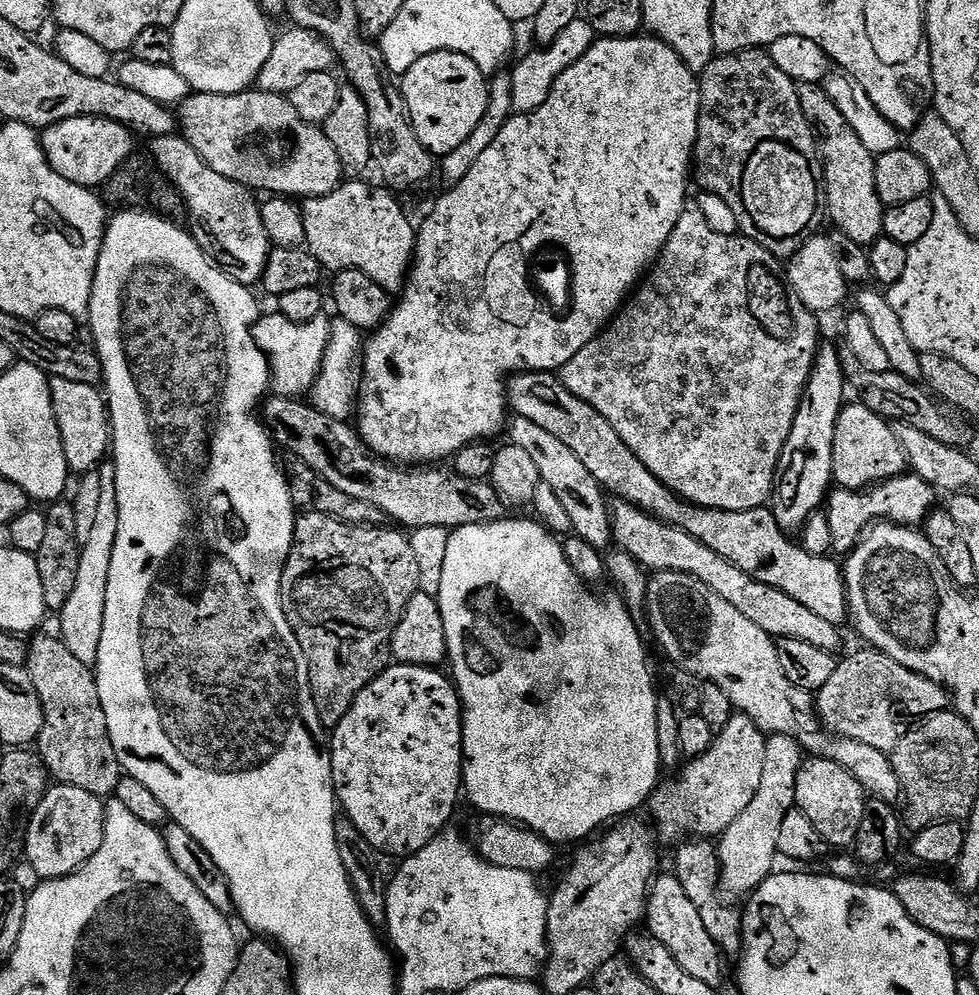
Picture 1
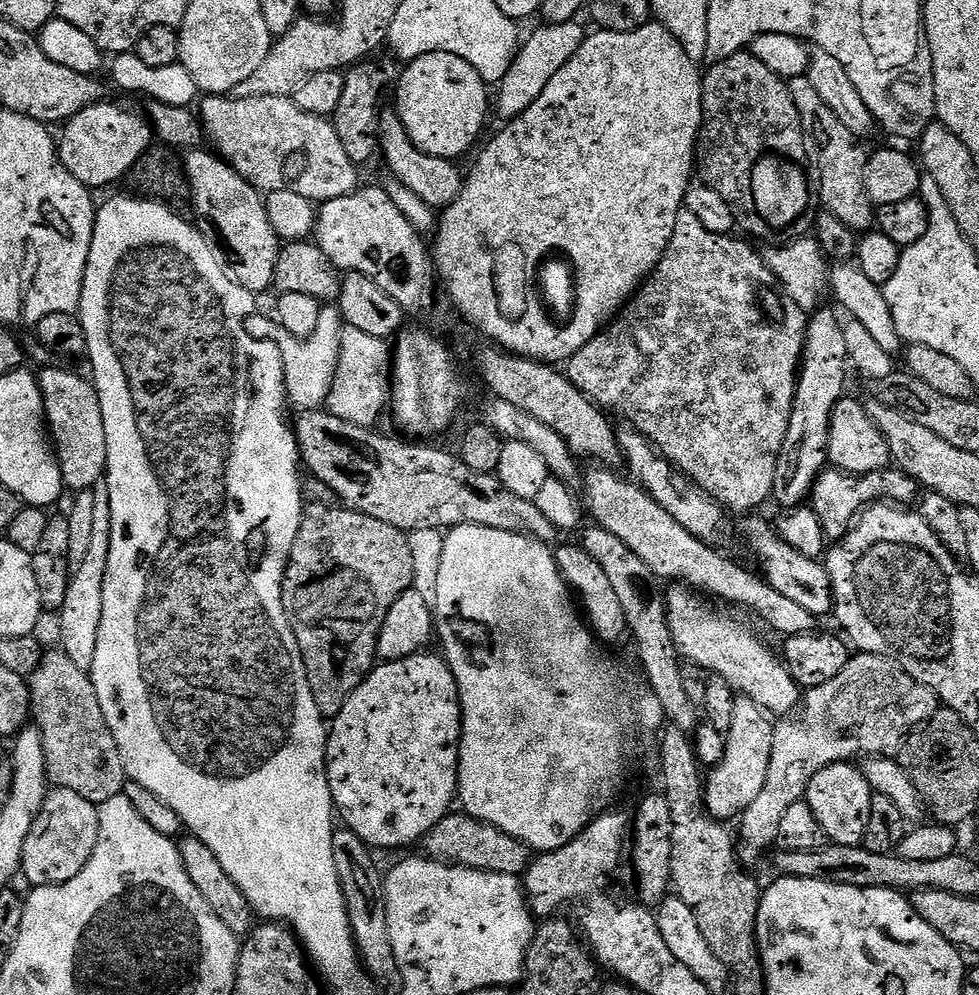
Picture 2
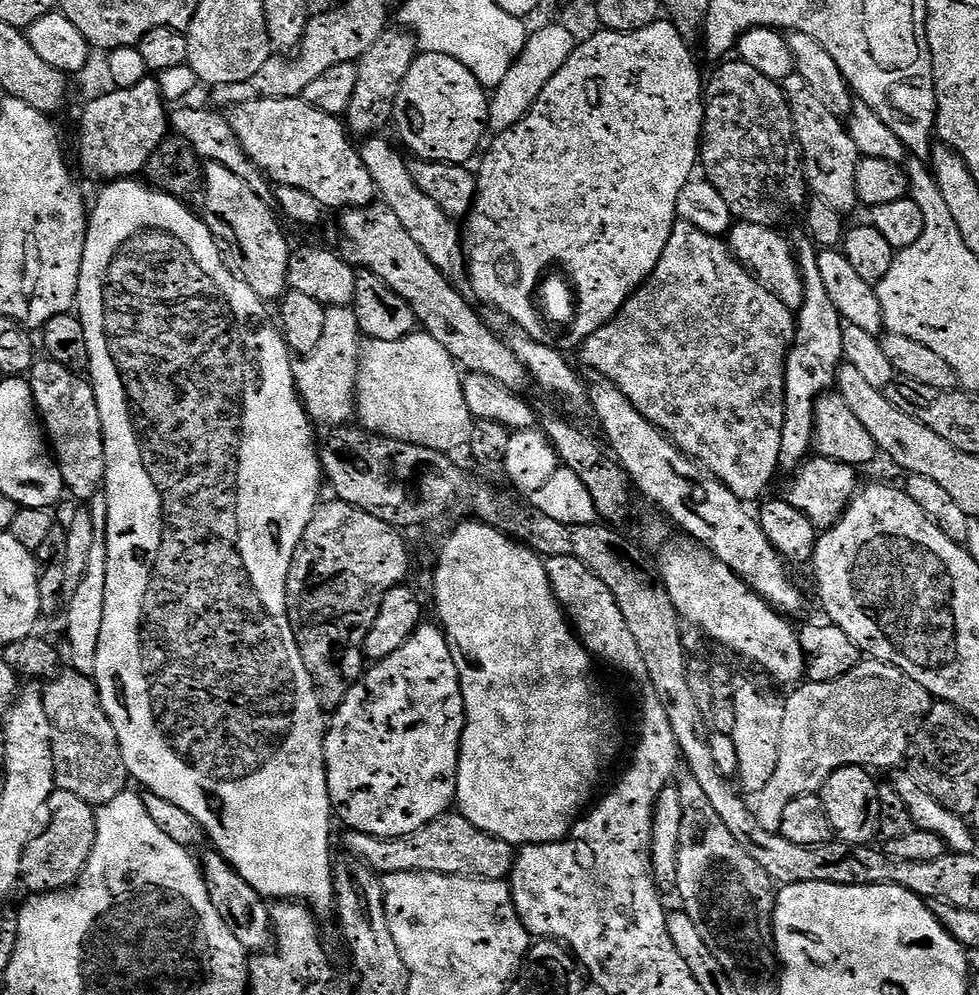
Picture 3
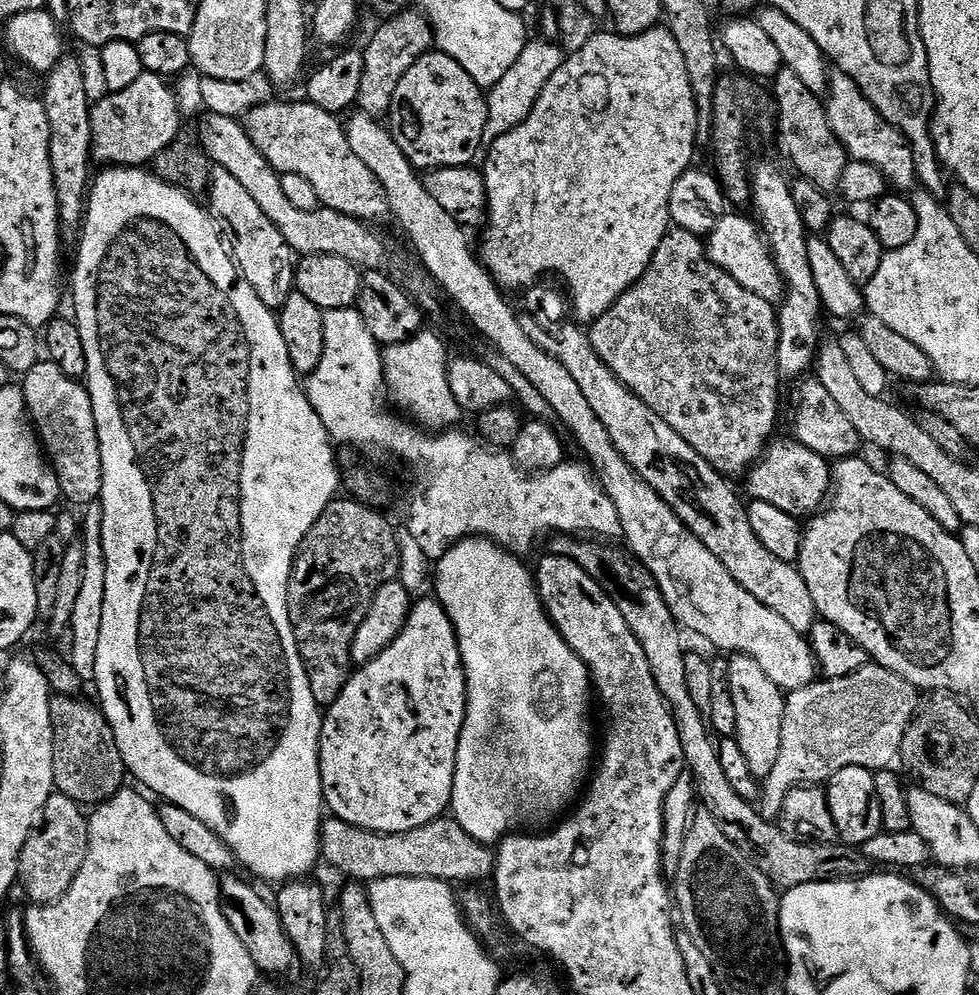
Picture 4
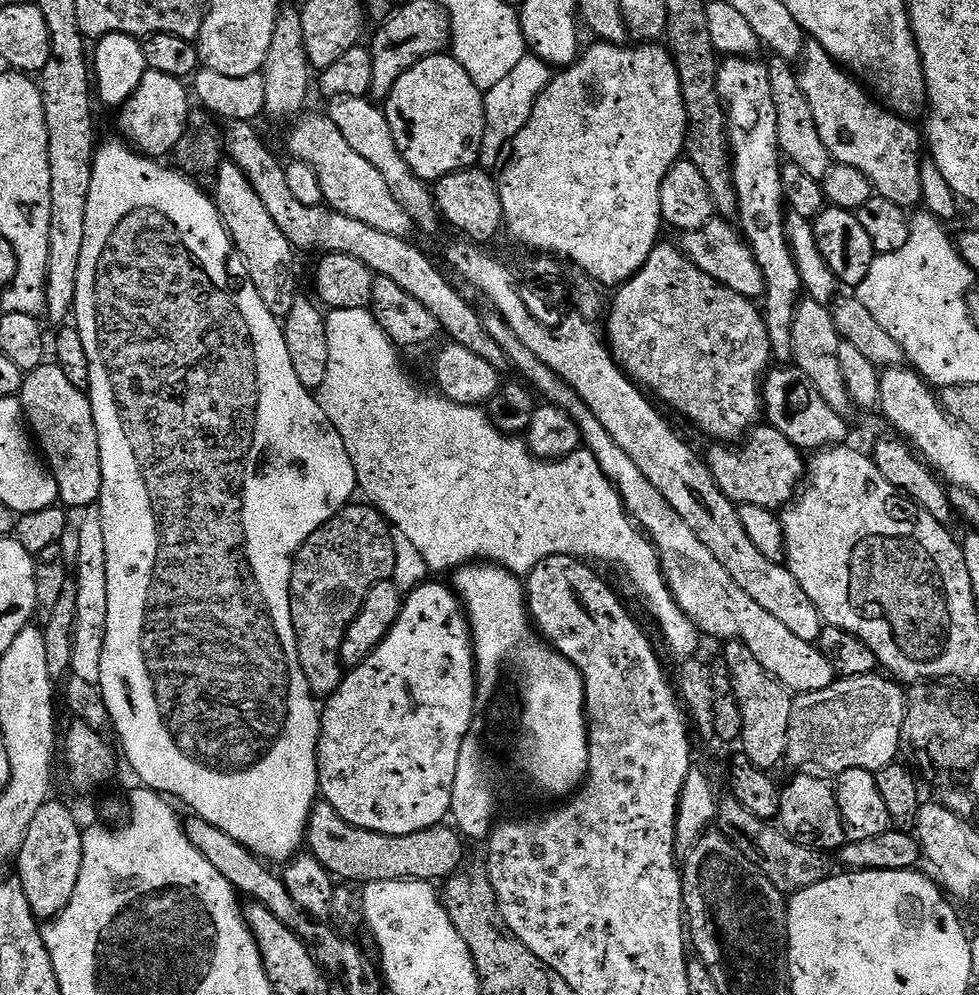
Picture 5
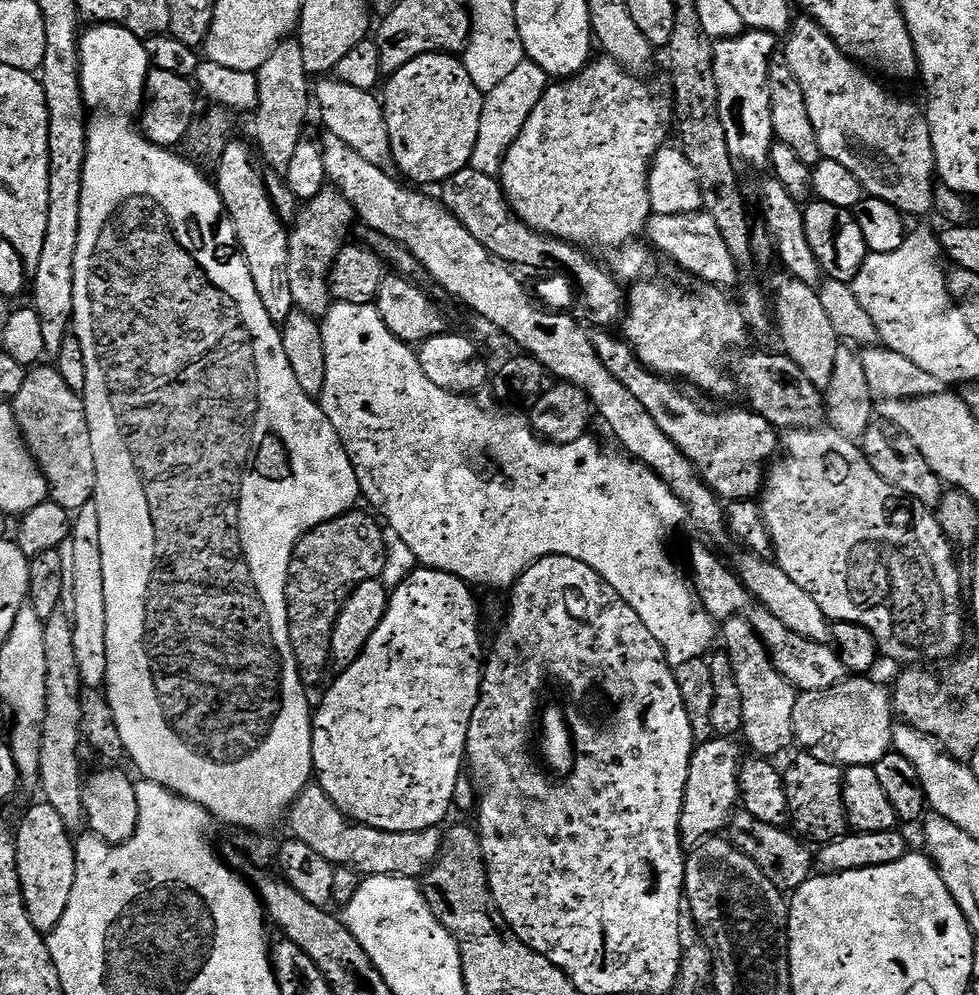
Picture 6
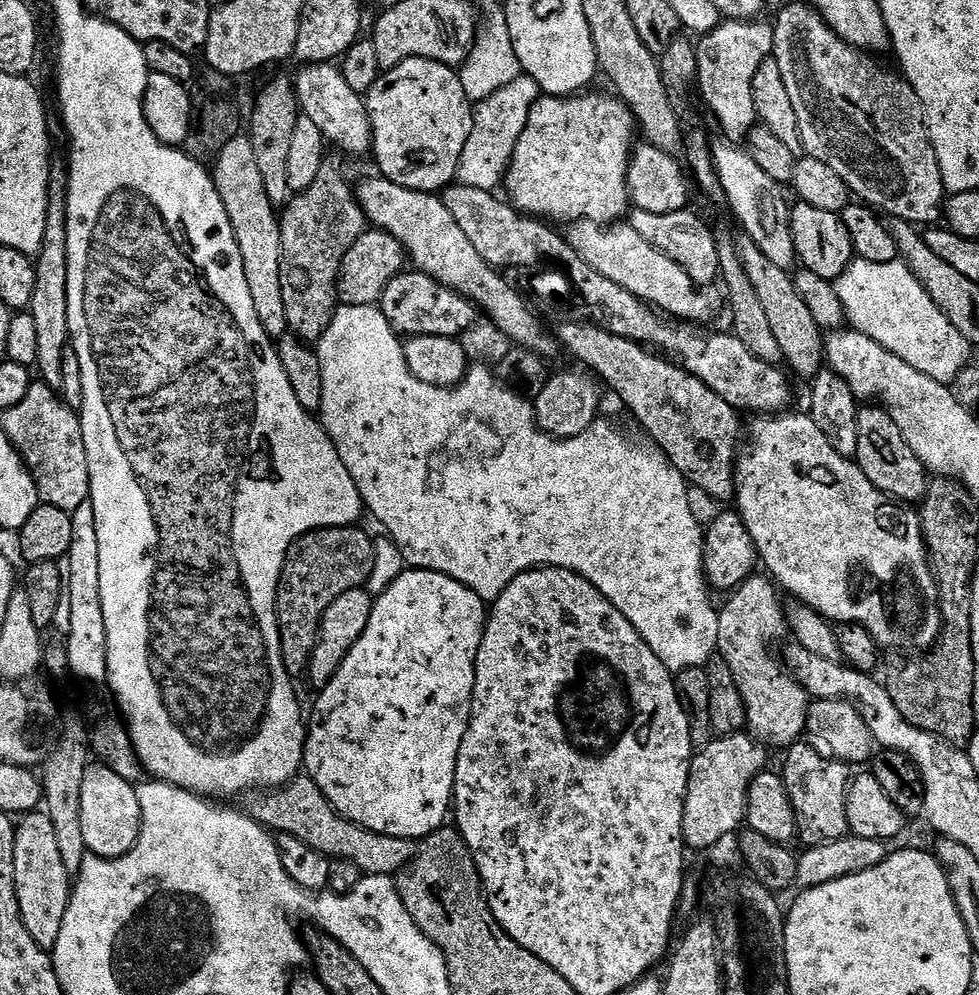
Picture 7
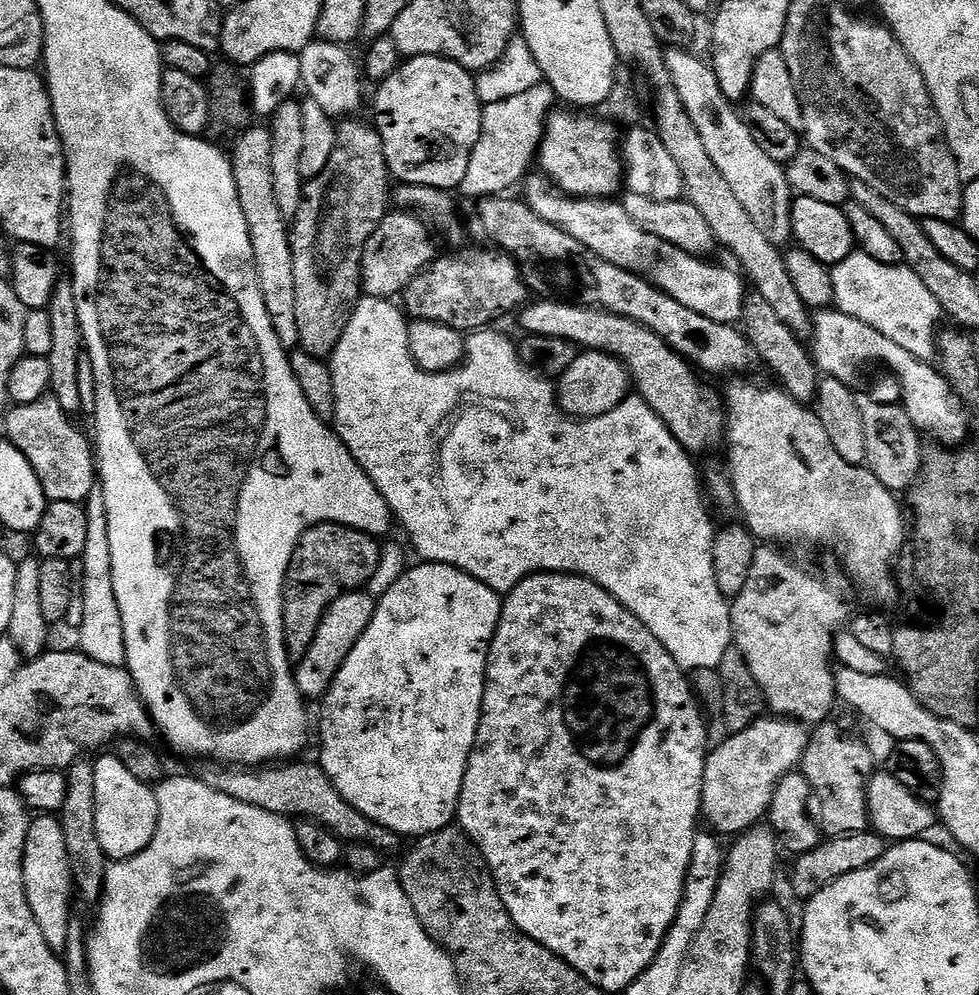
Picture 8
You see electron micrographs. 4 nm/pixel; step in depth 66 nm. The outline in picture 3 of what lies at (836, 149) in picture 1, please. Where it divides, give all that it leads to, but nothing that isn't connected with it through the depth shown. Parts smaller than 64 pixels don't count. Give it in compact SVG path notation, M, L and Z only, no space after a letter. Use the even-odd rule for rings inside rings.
M788 76L782 81L782 87L790 106L796 141L800 144L800 155L804 161L804 179L808 181L811 195L822 202L830 202L834 210L851 214L858 208L856 167L862 157L858 146L854 146L854 138L850 138L845 121L830 114L830 110L814 98L814 90L806 86L801 76Z

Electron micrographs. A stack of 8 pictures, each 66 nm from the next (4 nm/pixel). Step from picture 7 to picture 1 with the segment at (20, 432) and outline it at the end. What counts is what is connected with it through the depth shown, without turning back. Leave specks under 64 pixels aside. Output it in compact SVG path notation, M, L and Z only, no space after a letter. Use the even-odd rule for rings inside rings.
M51 378L50 398L54 402L54 418L62 434L62 450L66 450L69 473L87 474L97 471L105 463L112 442L105 393L94 384L70 382L67 378Z

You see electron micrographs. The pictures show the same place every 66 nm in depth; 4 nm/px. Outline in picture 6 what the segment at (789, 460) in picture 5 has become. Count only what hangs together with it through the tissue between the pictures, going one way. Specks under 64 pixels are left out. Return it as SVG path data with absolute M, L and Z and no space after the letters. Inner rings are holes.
M600 330L592 336L592 345L596 347L598 358L602 358L602 362L610 370L610 374L614 374L614 378L618 378L618 382L622 382L622 386L626 386L626 390L630 390L630 394L634 394L634 398L638 398L638 402L642 402L642 406L646 406L646 410L650 410L650 416L654 418L654 422L658 422L658 426L666 434L666 438L670 438L670 442L674 442L674 446L678 446L678 450L682 450L682 454L686 454L686 458L690 458L696 471L700 473L700 476L710 485L721 501L735 502L759 497L766 484L764 460L770 459L775 452L777 455L782 448L782 436L778 429L765 416L745 410L743 407L741 407L742 409L728 408L725 412L720 413L708 412L707 406L699 404L694 397L687 396L680 389L683 387L675 379L658 376L655 372L650 371L641 360L636 358L627 340L619 335L616 337L611 334L611 331Z

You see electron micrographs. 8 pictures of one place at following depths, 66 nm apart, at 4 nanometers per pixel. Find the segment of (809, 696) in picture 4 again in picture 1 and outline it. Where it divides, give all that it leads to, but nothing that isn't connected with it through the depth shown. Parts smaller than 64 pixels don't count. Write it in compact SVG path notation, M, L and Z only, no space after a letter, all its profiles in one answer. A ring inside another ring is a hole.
M864 646L861 649L861 652L856 652L837 663L834 674L830 674L830 682L826 682L826 686L822 686L815 697L816 711L829 732L858 742L866 742L866 746L874 746L878 750L891 753L900 741L905 725L917 718L945 711L950 704L950 693L947 688L935 684L930 678L906 670L906 666L894 662L894 658L882 654L877 648ZM789 736L767 737L766 759L762 765L758 794L754 794L750 806L746 806L746 810L742 810L742 814L738 814L738 818L734 818L734 822L730 822L730 826L718 838L716 857L720 860L719 887L729 897L747 897L756 891L763 880L773 875L772 863L778 860L778 833L782 818L793 811L796 803L796 779L801 763L802 749L796 741Z

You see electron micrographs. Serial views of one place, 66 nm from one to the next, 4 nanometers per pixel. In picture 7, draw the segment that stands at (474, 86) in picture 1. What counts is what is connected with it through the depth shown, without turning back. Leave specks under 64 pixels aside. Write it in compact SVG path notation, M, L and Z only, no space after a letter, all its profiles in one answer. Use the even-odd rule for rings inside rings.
M417 56L401 59L399 63L397 68L392 68L389 72L387 69L377 79L376 85L366 93L374 133L374 156L380 159L383 179L393 180L403 188L436 194L441 191L439 188L447 189L453 183L451 180L457 179L460 159L468 149L468 140L472 136L474 104L468 101L469 89L462 76L460 81L460 76L456 73L459 71L453 65Z

